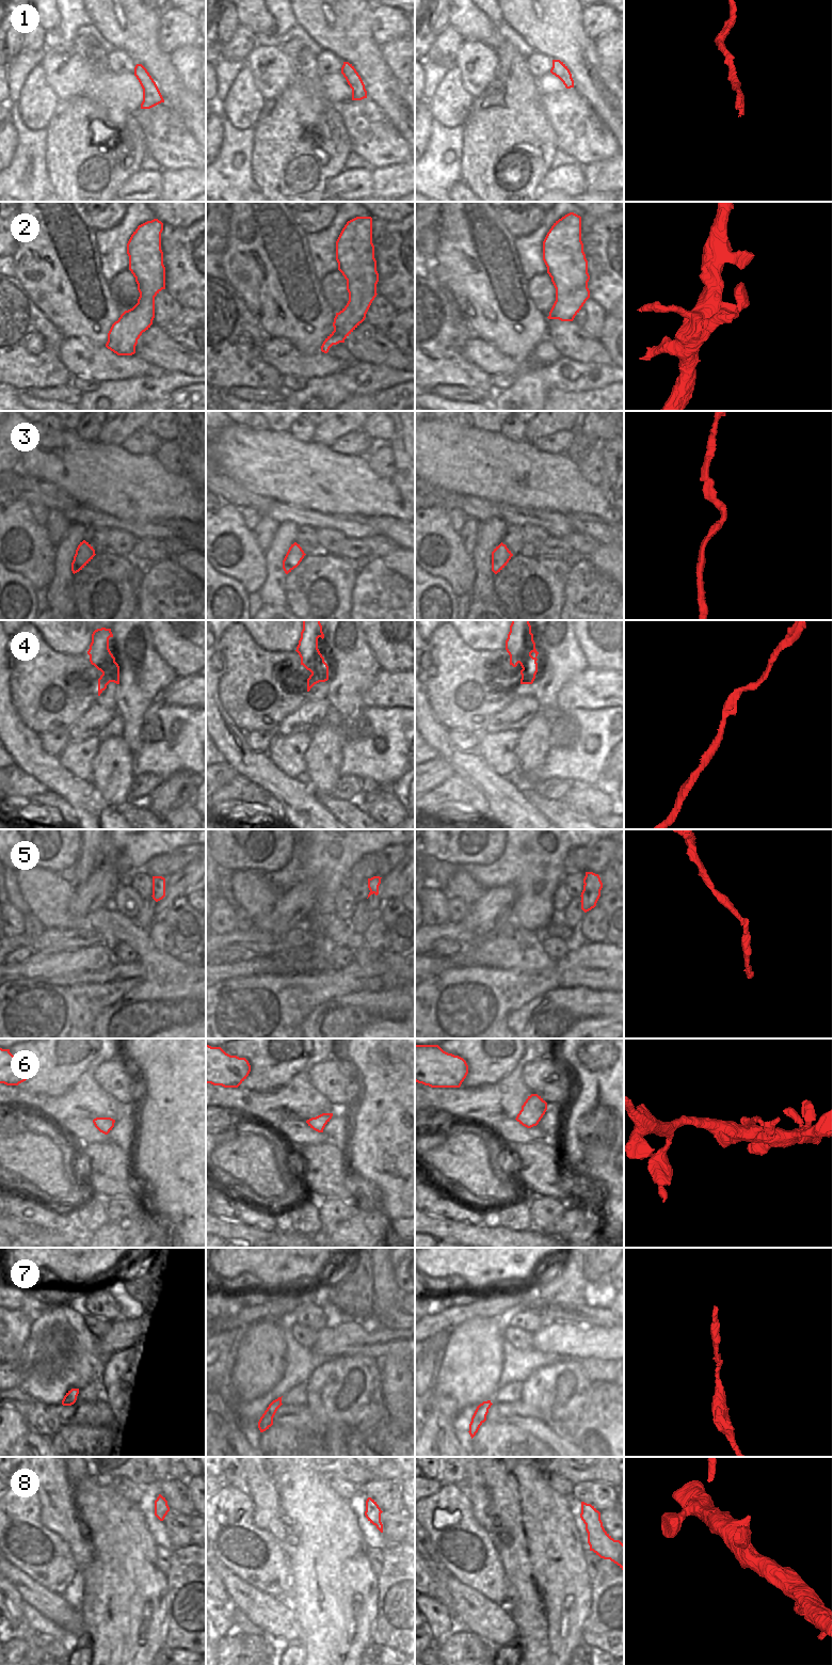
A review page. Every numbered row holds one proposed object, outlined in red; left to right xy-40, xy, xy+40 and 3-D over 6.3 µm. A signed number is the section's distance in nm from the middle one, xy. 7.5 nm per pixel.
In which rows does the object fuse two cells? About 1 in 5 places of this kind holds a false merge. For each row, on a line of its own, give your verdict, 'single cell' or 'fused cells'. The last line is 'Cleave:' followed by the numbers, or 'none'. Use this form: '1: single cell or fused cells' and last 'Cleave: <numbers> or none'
1: single cell
2: single cell
3: single cell
4: single cell
5: single cell
6: single cell
7: single cell
8: single cell
Cleave: none

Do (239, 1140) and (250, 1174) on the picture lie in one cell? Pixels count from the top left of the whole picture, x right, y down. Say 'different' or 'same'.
same

